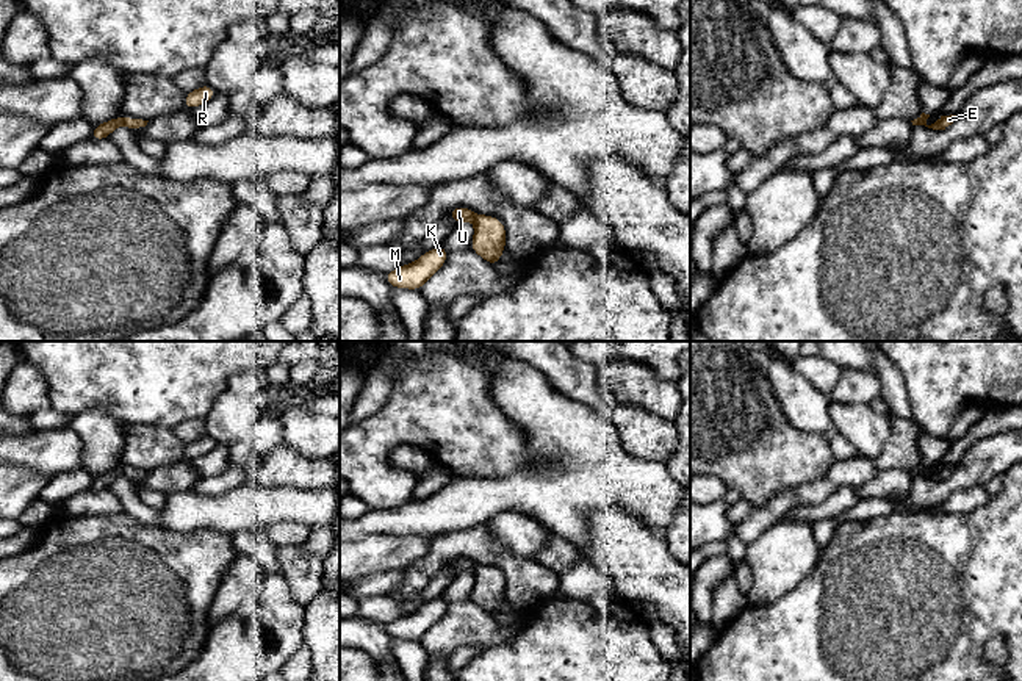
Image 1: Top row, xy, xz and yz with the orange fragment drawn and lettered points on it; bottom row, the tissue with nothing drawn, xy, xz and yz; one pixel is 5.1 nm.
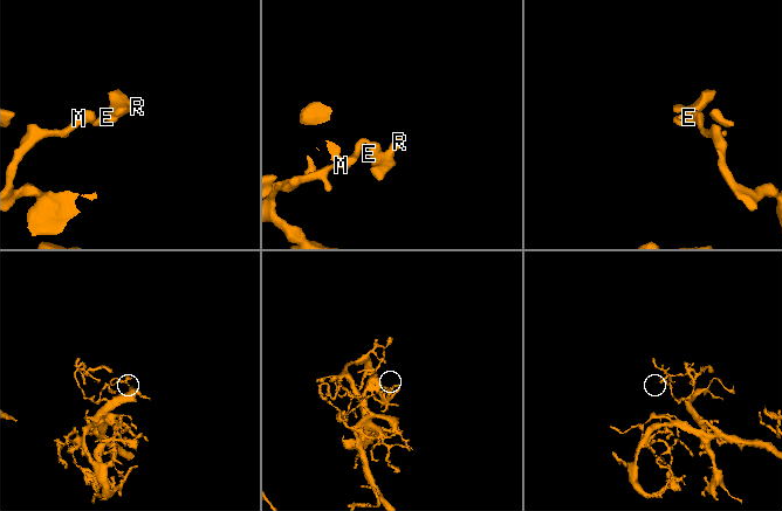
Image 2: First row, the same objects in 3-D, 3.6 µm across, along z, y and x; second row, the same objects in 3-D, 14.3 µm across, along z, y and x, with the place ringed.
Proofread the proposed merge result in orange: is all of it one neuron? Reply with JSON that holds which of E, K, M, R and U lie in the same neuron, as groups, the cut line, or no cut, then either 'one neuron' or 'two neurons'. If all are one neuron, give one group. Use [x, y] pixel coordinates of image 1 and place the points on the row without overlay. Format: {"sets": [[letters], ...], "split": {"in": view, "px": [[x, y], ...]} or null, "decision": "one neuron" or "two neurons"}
{"sets": [["E", "K", "M", "R", "U"]], "split": null, "decision": "one neuron"}

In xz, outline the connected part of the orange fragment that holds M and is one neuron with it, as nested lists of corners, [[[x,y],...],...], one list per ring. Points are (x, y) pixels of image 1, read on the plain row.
[[[444,595],[424,603],[424,606],[385,625],[385,631],[396,639],[421,640],[421,637],[444,615],[448,609]]]

